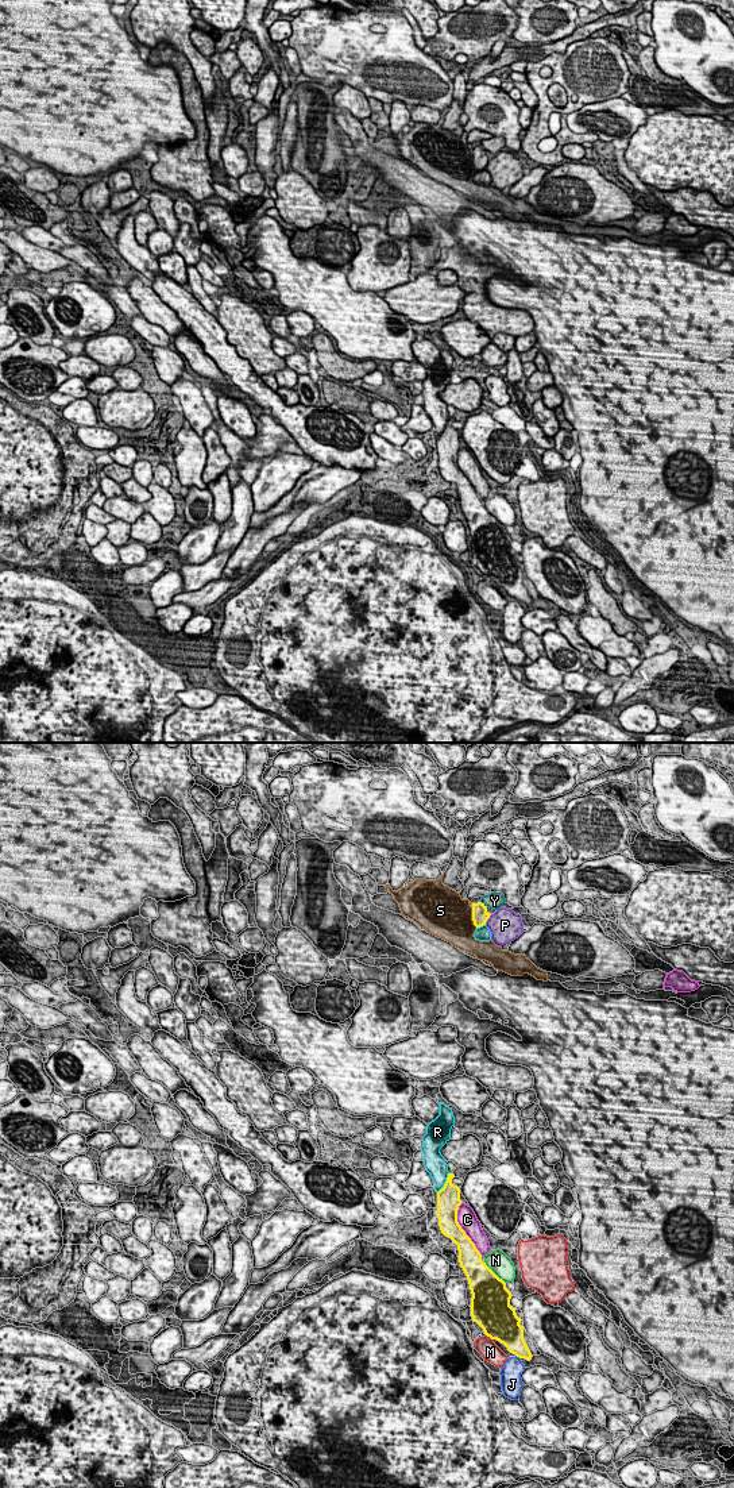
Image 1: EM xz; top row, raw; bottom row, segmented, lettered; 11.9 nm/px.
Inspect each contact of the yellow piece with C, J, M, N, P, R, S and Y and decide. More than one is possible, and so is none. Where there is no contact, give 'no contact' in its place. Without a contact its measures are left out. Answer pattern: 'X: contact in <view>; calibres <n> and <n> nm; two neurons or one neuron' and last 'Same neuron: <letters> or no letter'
C: contact in xz; calibres 260 and 220 nm; two neurons
J: contact in xz; calibres 280 and 260 nm; two neurons
M: contact in xz; calibres 440 and 220 nm; two neurons
N: contact in xz; calibres 420 and 240 nm; two neurons
P: contact in xz; calibres 190 and 380 nm; two neurons
R: contact in xz; calibres 280 and 240 nm; one neuron
S: contact in xz; calibres 190 and 480 nm; two neurons
Y: contact in xz; calibres 190 and 200 nm; two neurons
Same neuron: R

